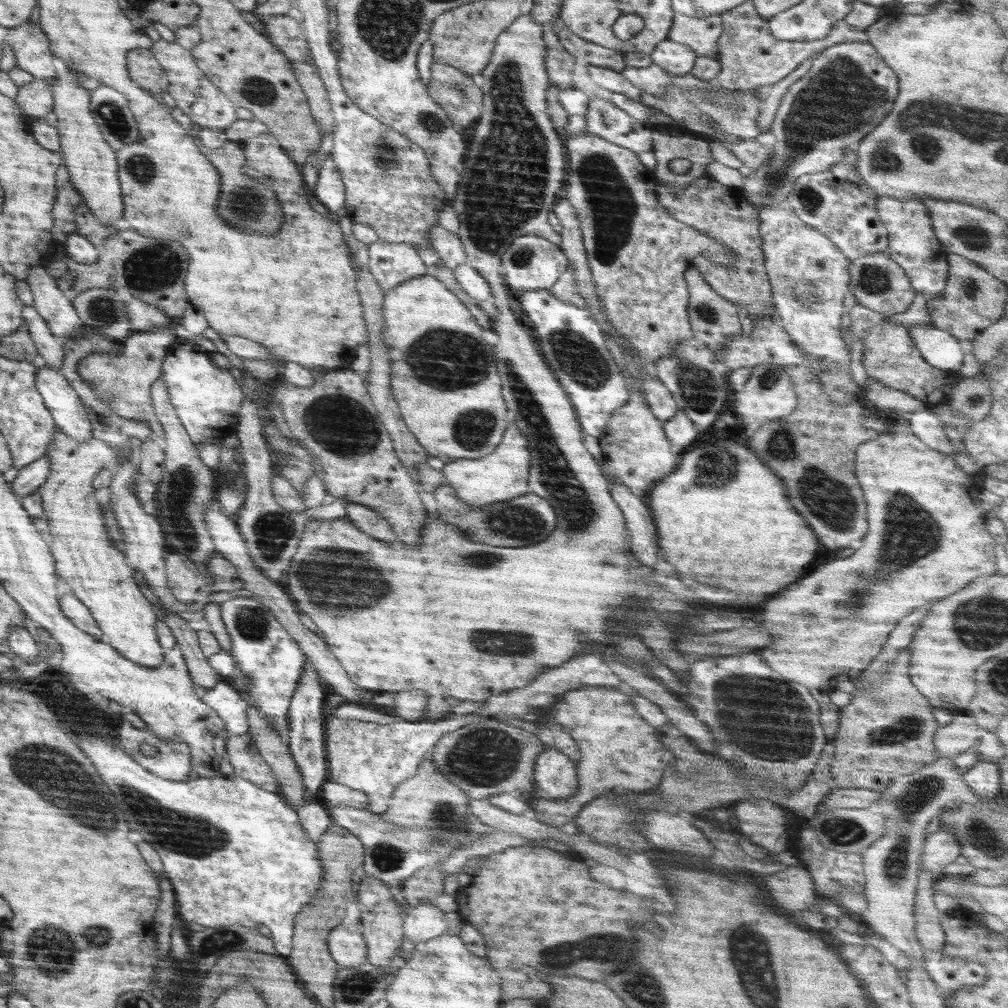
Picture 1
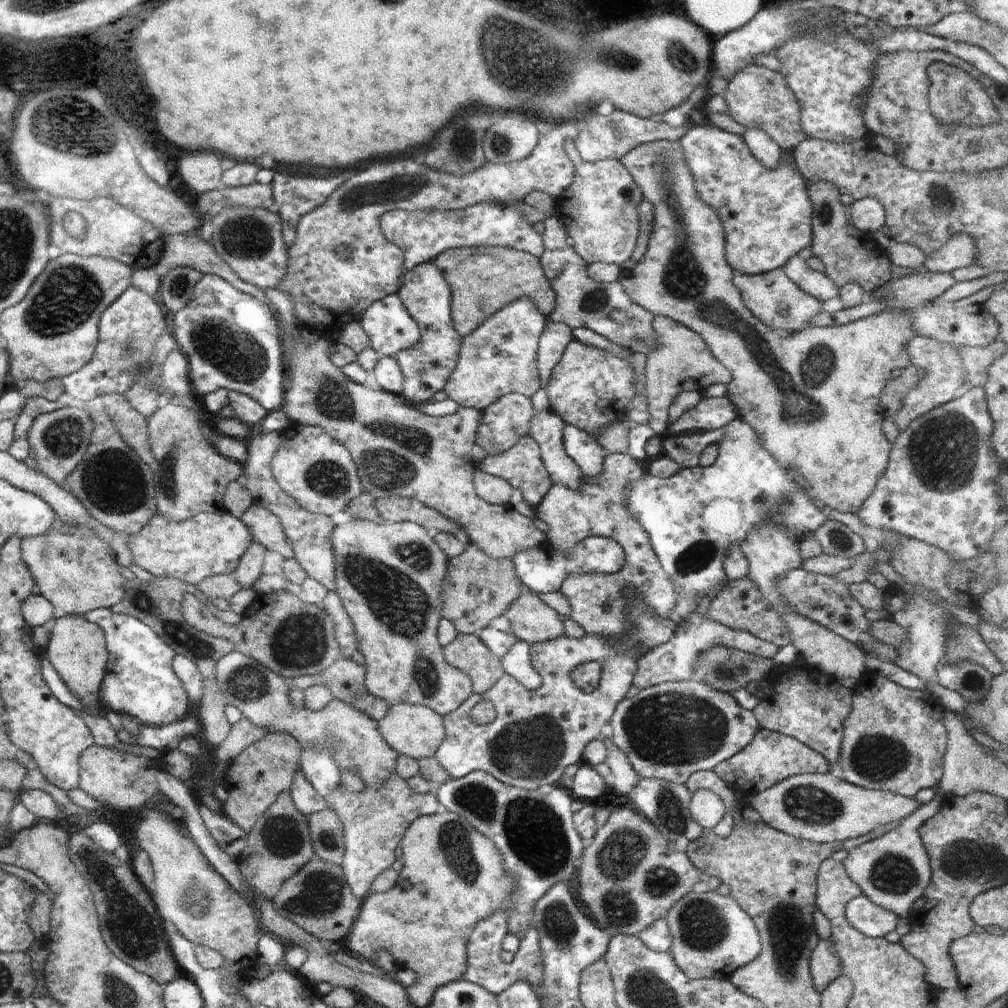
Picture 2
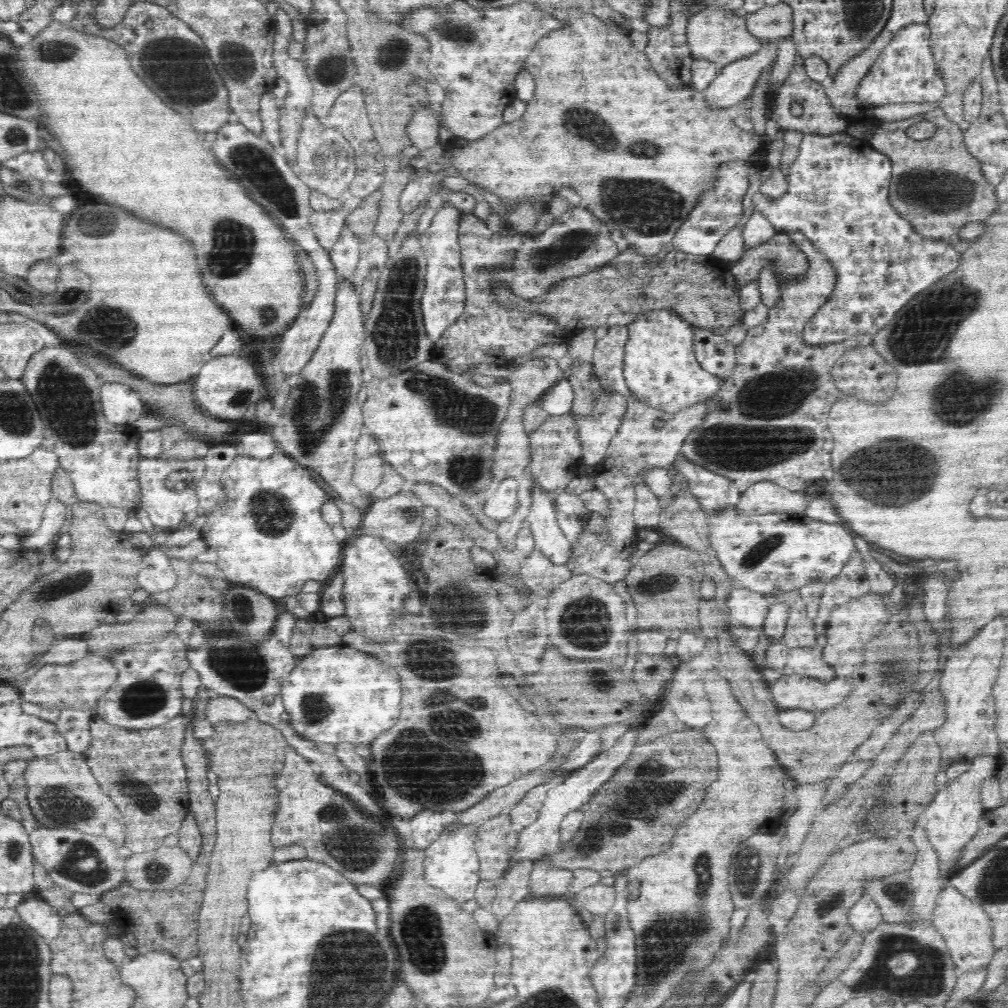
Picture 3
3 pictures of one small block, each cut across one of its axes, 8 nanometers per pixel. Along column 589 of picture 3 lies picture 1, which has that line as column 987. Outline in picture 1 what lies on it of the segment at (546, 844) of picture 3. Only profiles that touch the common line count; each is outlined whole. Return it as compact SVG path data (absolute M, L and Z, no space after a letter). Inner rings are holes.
M978 762L962 776L968 788L983 800L994 800L1000 794L1000 776L996 764Z

